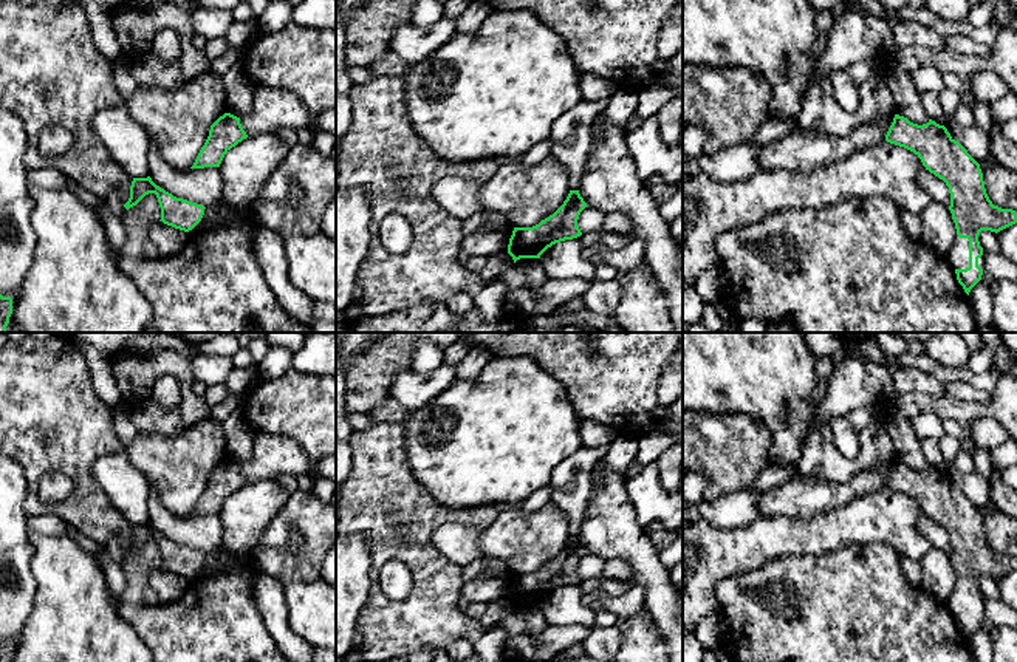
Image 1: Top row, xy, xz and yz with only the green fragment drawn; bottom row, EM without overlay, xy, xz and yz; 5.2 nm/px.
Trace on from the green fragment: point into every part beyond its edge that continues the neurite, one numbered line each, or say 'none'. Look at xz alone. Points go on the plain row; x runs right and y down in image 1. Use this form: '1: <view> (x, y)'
none

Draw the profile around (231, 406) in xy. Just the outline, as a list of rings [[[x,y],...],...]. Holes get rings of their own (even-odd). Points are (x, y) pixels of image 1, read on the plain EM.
[[[229,394],[224,401],[211,407],[211,419],[223,422],[229,416],[241,415],[243,398]]]

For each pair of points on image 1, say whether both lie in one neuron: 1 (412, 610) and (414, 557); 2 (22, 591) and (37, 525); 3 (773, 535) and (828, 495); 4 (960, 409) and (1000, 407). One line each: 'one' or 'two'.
1: one
2: two
3: two
4: one

